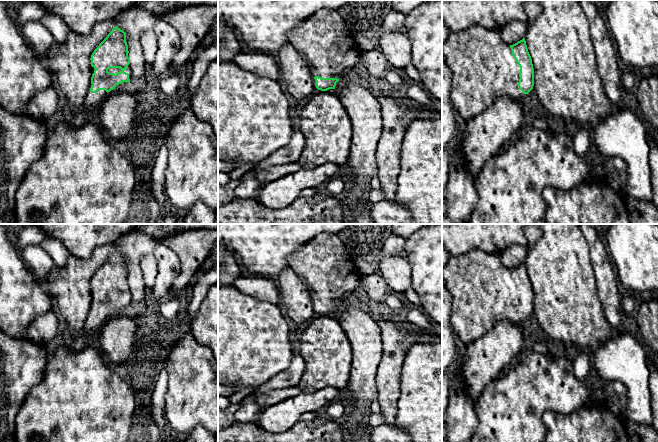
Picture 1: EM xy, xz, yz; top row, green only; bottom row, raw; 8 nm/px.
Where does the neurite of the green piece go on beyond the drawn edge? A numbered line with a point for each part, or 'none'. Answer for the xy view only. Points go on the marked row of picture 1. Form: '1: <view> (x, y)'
1: xy (92, 99)

